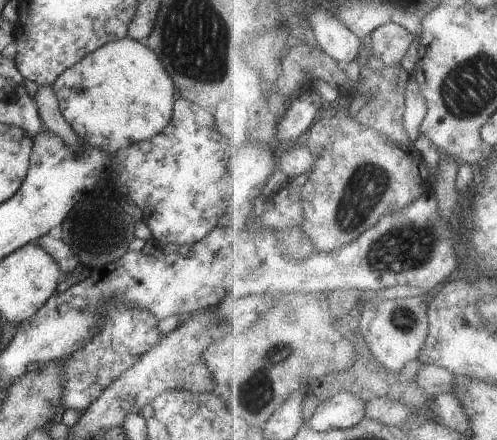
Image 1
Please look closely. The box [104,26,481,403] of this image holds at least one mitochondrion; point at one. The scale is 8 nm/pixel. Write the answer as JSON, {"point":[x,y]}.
{"point":[410,245]}

